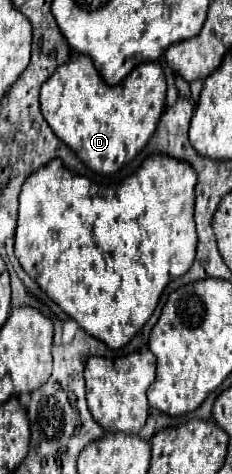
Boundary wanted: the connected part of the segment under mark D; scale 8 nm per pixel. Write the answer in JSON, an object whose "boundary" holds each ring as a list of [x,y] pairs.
{"boundary":[[[73,54],[41,88],[41,112],[53,132],[97,174],[115,174],[149,142],[165,110],[165,76],[159,62],[137,66],[121,84],[109,86],[83,54]]]}

